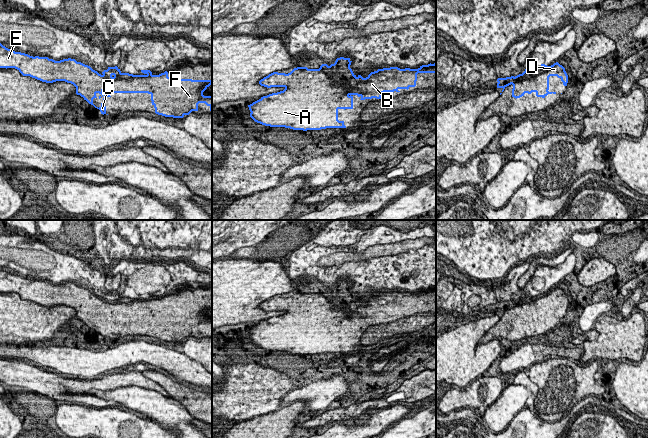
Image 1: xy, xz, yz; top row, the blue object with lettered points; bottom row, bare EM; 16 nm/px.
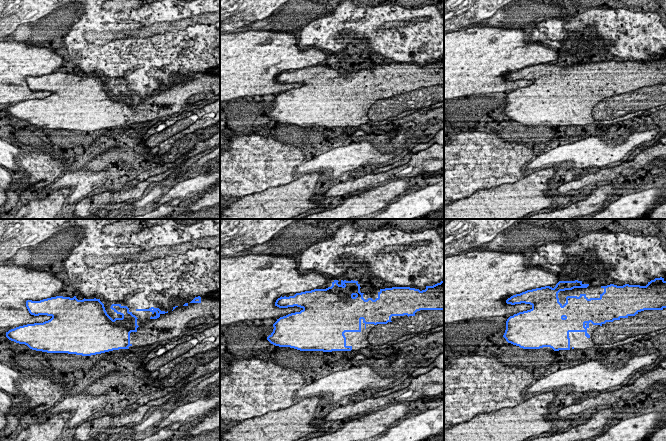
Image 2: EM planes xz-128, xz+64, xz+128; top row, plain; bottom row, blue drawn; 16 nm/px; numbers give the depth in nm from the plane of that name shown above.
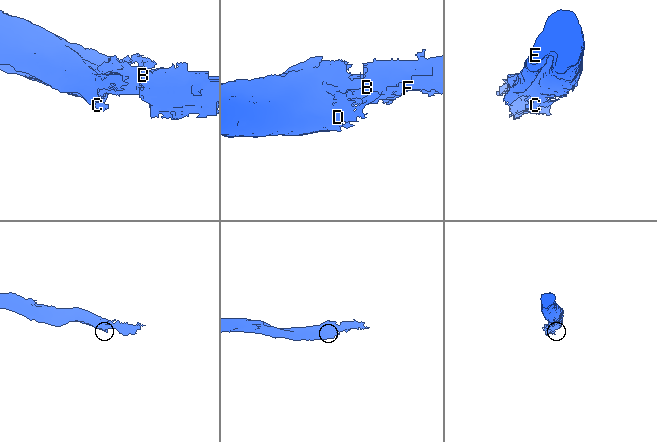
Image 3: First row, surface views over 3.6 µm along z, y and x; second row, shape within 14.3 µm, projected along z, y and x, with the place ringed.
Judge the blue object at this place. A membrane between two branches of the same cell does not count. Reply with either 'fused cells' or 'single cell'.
single cell

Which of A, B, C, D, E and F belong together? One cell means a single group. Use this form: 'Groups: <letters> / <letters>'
Groups: A B C D E F

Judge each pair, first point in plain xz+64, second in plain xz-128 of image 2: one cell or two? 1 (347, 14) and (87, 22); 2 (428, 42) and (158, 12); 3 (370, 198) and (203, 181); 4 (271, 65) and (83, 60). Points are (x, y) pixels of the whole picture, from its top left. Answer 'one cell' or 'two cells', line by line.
1: one cell
2: two cells
3: one cell
4: two cells

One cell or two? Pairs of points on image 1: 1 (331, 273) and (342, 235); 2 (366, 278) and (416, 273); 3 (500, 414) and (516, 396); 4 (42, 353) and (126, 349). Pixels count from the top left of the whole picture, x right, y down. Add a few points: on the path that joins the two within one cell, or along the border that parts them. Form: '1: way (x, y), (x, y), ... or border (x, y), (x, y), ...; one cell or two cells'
1: border (338, 263), (323, 265), (314, 261), (309, 265); two cells
2: way (378, 282), (384, 284), (401, 284), (404, 282); one cell
3: way (503, 410), (512, 400); one cell
4: way (63, 359), (105, 360); one cell

